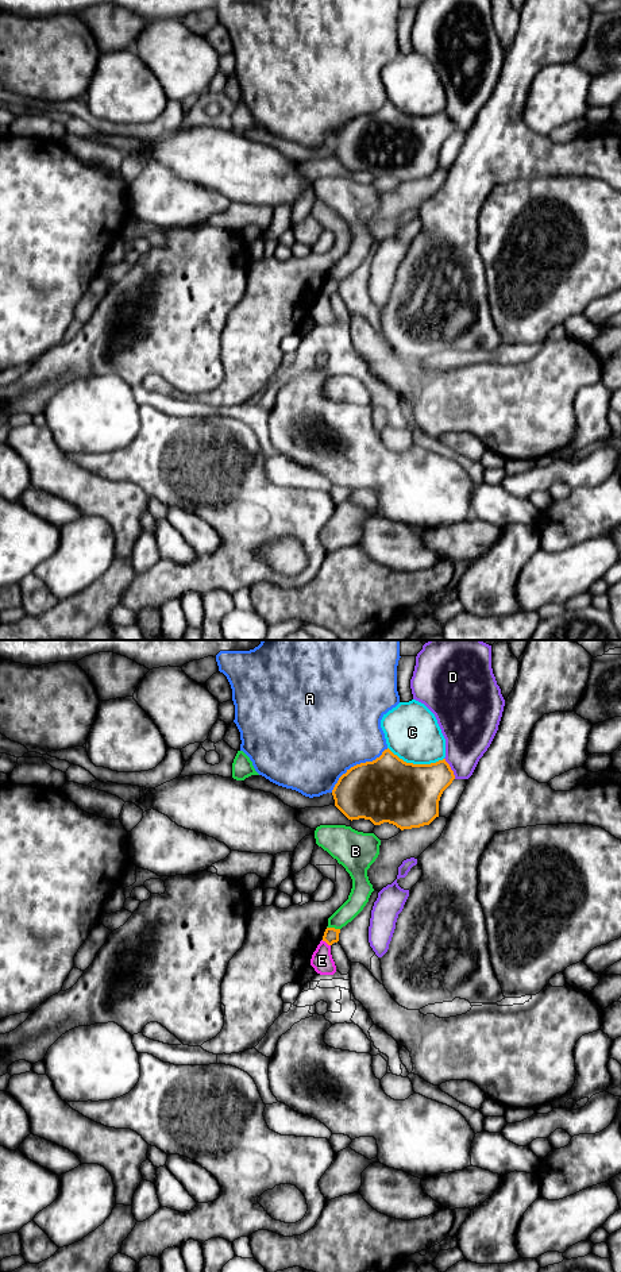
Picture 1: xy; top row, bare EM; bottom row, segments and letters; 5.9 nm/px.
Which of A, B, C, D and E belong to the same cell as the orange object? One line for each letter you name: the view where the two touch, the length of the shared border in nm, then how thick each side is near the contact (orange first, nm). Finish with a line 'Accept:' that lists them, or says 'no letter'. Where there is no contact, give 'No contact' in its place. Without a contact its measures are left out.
Accept: no letter

